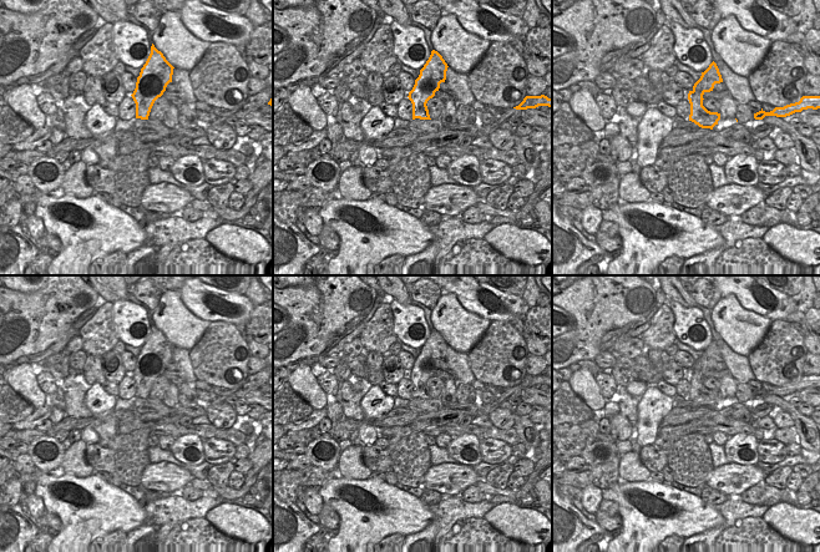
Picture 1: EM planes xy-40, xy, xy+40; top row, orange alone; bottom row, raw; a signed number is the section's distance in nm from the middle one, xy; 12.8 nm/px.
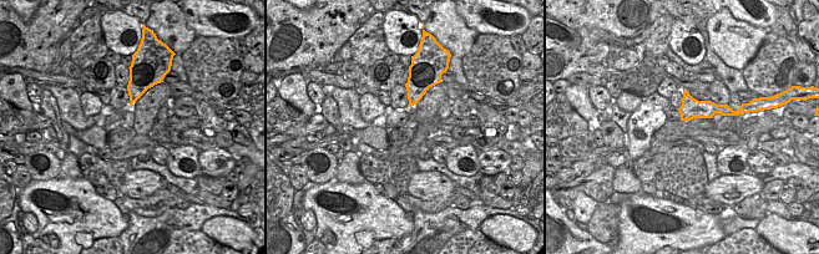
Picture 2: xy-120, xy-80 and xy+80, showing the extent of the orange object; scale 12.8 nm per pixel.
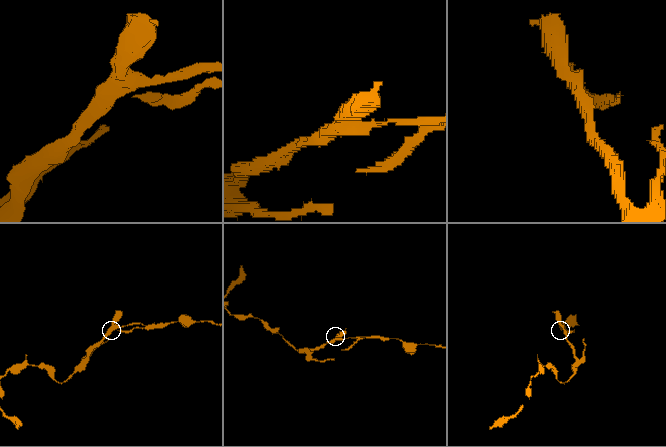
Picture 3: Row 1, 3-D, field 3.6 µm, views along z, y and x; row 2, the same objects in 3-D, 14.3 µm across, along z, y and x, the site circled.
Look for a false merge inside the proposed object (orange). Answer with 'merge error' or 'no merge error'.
no merge error

